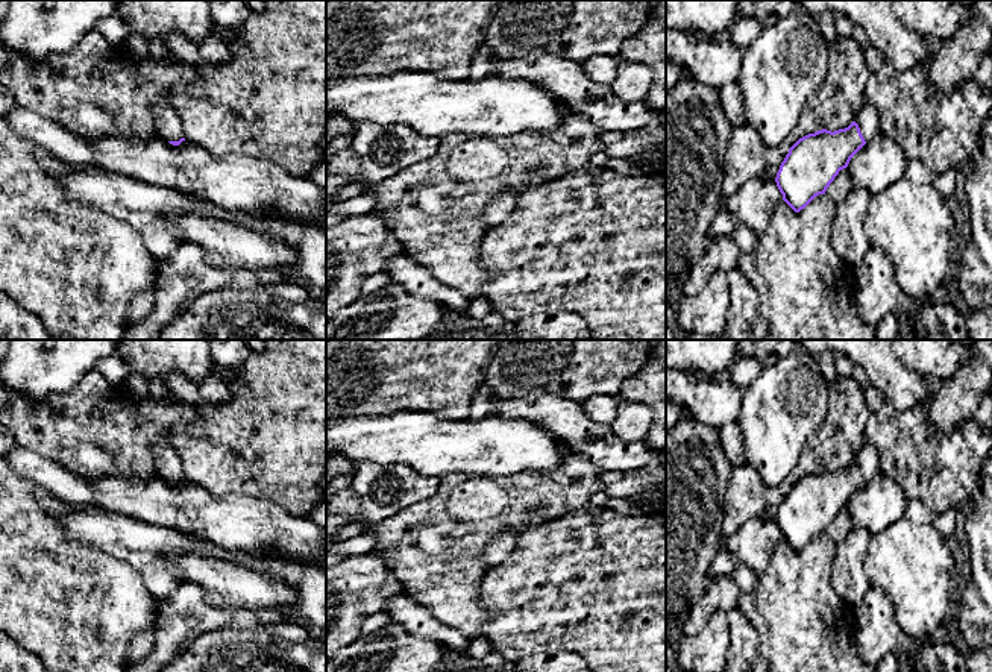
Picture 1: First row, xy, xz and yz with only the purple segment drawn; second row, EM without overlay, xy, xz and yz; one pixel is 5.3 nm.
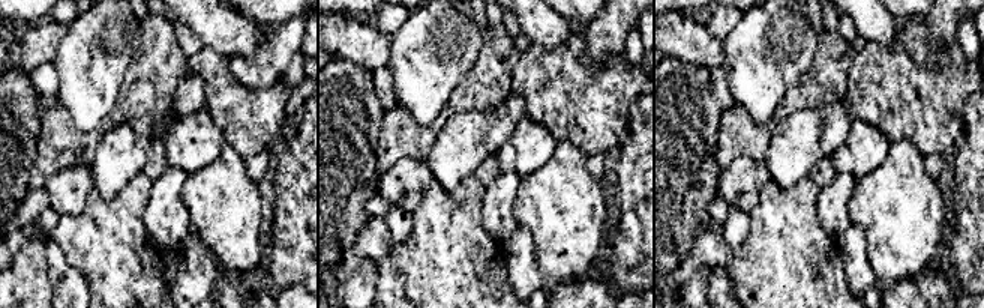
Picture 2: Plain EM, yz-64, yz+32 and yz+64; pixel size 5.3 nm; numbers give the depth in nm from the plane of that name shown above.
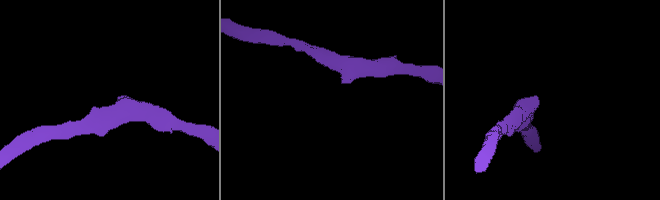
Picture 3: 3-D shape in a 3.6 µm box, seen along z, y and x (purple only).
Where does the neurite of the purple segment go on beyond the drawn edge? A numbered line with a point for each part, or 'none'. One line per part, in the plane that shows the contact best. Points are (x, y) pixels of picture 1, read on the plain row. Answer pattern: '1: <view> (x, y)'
1: yz (868, 458)

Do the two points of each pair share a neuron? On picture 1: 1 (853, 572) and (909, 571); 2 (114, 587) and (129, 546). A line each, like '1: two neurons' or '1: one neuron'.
1: two neurons
2: two neurons

